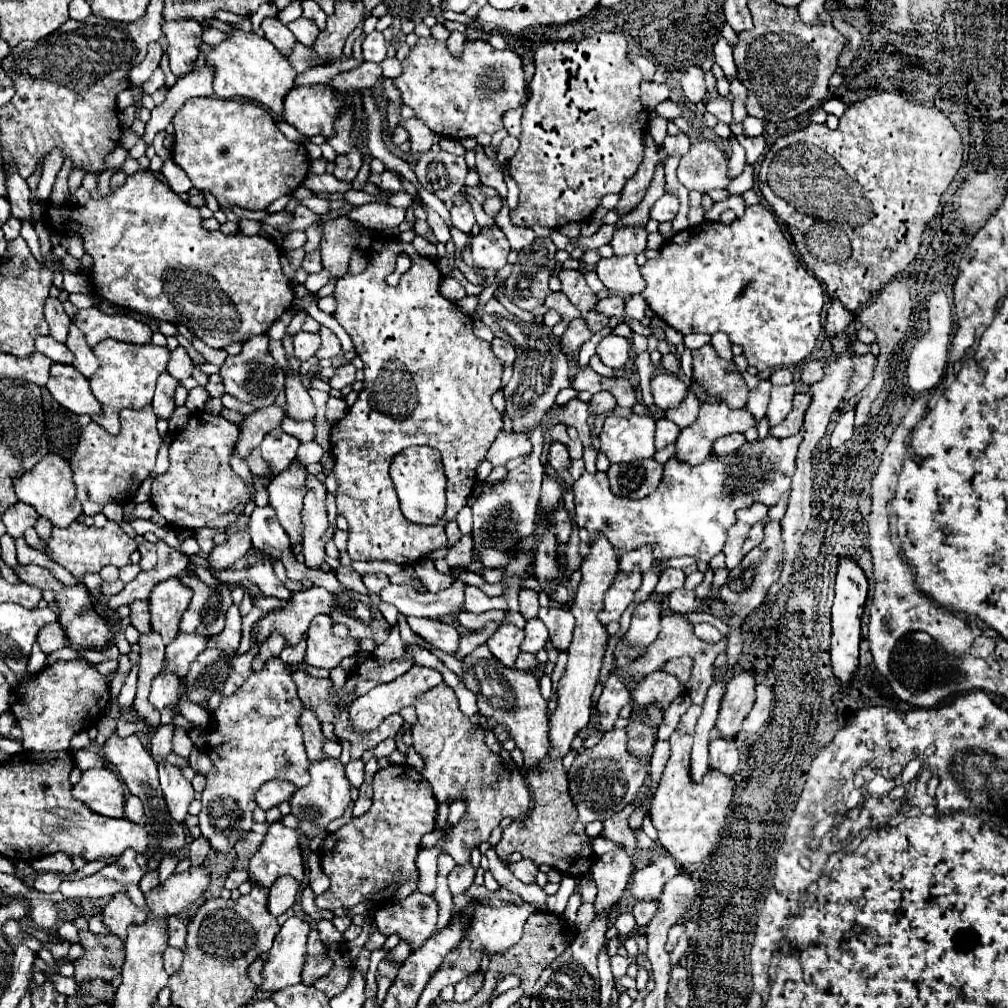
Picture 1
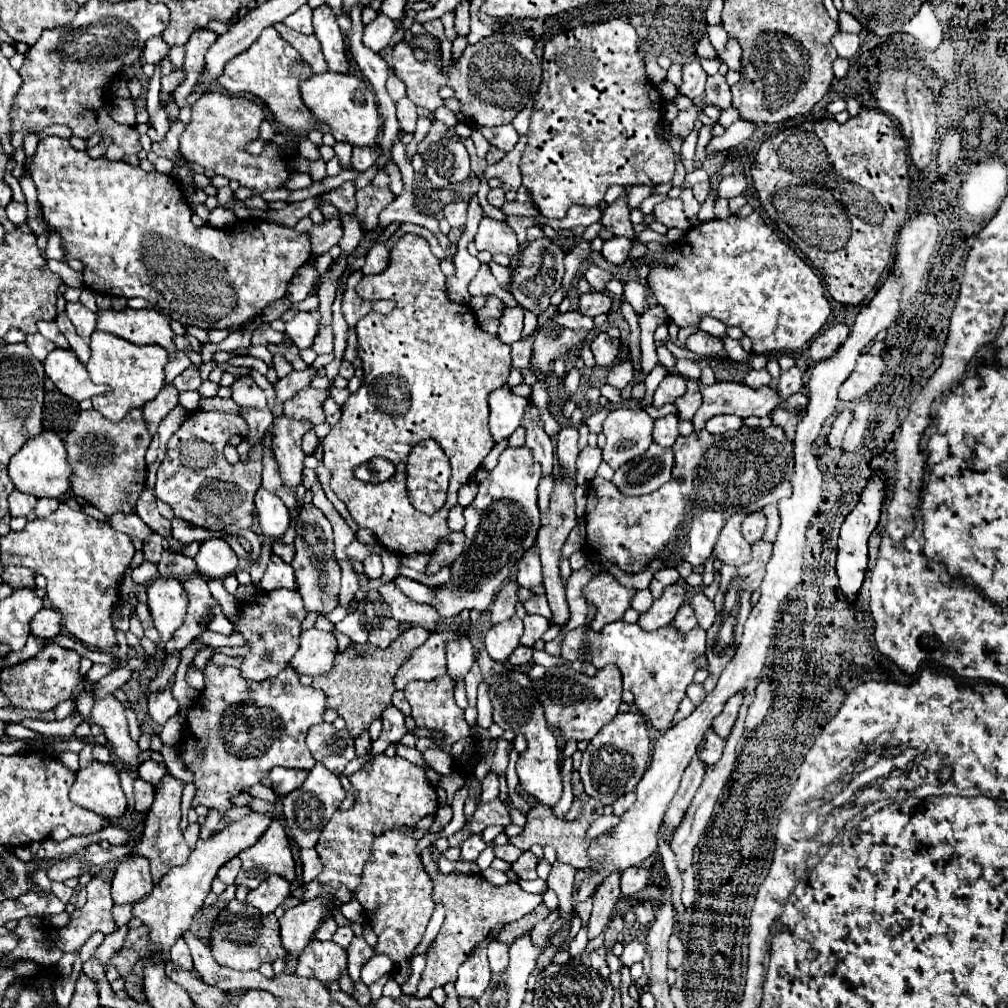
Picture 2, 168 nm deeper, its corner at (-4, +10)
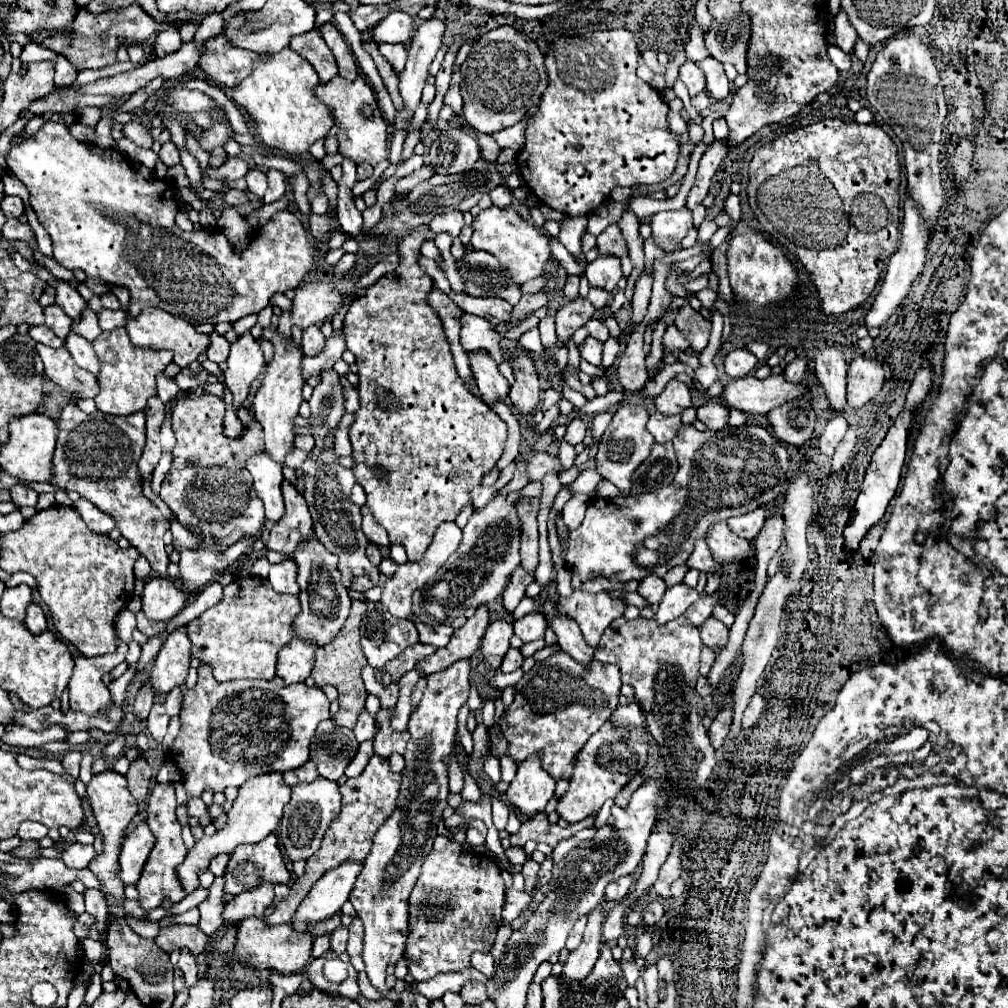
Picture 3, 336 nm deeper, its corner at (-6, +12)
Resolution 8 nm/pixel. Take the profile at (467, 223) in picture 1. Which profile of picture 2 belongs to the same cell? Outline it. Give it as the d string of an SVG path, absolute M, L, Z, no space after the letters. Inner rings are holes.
M452 202L442 210L442 216L448 220L450 226L464 226L466 224L466 202Z

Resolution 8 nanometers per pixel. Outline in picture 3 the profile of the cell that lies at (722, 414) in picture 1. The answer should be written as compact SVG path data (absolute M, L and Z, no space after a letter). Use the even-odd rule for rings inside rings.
M770 374L764 380L754 376L744 376L732 380L720 394L720 402L726 402L730 408L742 410L746 414L768 414L772 408L794 400L804 394L804 388L790 384L782 374Z

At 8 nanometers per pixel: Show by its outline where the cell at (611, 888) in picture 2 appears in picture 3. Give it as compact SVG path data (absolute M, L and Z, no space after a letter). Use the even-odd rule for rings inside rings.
M602 900L602 904L594 912L590 912L588 924L584 930L584 940L574 952L570 952L566 966L564 966L564 972L562 972L562 978L584 980L592 972L592 968L598 960L598 954L604 946L602 944L604 916L606 916L606 900Z

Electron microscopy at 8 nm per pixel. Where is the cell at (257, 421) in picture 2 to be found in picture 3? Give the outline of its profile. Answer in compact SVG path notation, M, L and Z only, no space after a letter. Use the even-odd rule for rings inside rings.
M250 332L242 334L230 348L228 356L228 370L224 372L226 376L226 386L234 394L234 412L238 412L250 392L250 384L254 378L260 374L264 366L264 354L260 344L252 338Z

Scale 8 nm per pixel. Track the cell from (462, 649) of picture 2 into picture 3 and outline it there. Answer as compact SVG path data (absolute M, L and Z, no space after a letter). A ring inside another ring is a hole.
M458 660L450 668L442 670L440 674L428 676L428 688L424 692L424 698L420 700L420 706L412 712L408 732L412 734L412 742L406 746L406 772L402 778L402 788L400 788L400 802L394 814L378 828L374 836L374 844L370 854L364 860L364 868L354 884L354 890L350 894L350 902L358 914L358 918L364 924L364 962L366 962L366 974L382 994L388 990L384 978L386 978L386 966L390 962L398 962L404 956L406 940L408 940L408 898L410 892L418 880L418 872L430 854L430 848L436 838L436 826L438 820L442 820L442 812L448 806L446 796L448 796L448 774L446 774L446 764L444 758L452 754L452 746L456 740L456 716L460 706L468 700L468 688L470 688L470 660Z

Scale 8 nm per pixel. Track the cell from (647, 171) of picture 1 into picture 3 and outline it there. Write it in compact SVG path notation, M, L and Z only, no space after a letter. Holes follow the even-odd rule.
M610 224L598 236L598 250L600 250L600 254L610 254L610 256L618 256L618 258L628 254L628 244L626 244L618 224Z

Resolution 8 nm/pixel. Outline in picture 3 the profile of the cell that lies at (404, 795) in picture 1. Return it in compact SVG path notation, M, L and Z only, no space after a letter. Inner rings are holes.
M374 754L360 776L348 778L340 786L340 794L342 794L342 810L340 810L340 814L334 818L334 822L326 830L326 834L322 838L320 850L308 860L306 874L300 876L292 884L290 894L284 900L280 900L276 910L274 910L274 914L270 914L266 918L270 924L288 924L292 914L296 912L298 904L304 900L304 896L310 892L310 888L328 870L338 868L338 864L344 864L346 860L362 862L366 858L366 854L370 852L372 838L374 838L376 830L388 820L390 812L394 812L394 808L398 808L398 788L400 788L400 782L402 782L402 772L392 772L390 770L390 762L382 760L382 756Z

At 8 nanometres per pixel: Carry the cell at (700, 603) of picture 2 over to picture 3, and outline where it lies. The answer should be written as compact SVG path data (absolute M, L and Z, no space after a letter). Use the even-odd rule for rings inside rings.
M708 616L708 620L700 626L700 636L708 648L724 648L728 642L728 628L718 618Z

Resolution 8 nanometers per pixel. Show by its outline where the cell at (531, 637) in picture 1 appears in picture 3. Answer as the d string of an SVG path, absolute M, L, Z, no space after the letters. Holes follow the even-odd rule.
M534 612L534 614L526 614L522 620L514 622L514 634L522 640L522 642L532 642L544 636L546 630L546 618L542 612Z

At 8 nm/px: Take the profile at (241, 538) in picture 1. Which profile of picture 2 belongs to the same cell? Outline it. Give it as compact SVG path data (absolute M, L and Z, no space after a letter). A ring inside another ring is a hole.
M212 538L200 544L200 552L194 556L196 572L204 578L226 578L238 566L238 556L228 548L224 540Z

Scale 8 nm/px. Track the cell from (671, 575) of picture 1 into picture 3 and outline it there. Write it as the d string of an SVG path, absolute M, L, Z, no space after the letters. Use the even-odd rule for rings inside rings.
M648 574L640 582L640 588L638 588L638 594L644 596L650 604L660 604L664 592L666 592L666 582L660 576L654 576L654 574Z

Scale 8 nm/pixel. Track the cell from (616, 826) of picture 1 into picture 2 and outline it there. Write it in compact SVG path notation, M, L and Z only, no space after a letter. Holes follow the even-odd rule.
M628 792L628 794L624 794L624 796L620 796L612 806L614 806L614 814L624 814L630 806L632 806L632 802L636 800L636 794L634 792Z

